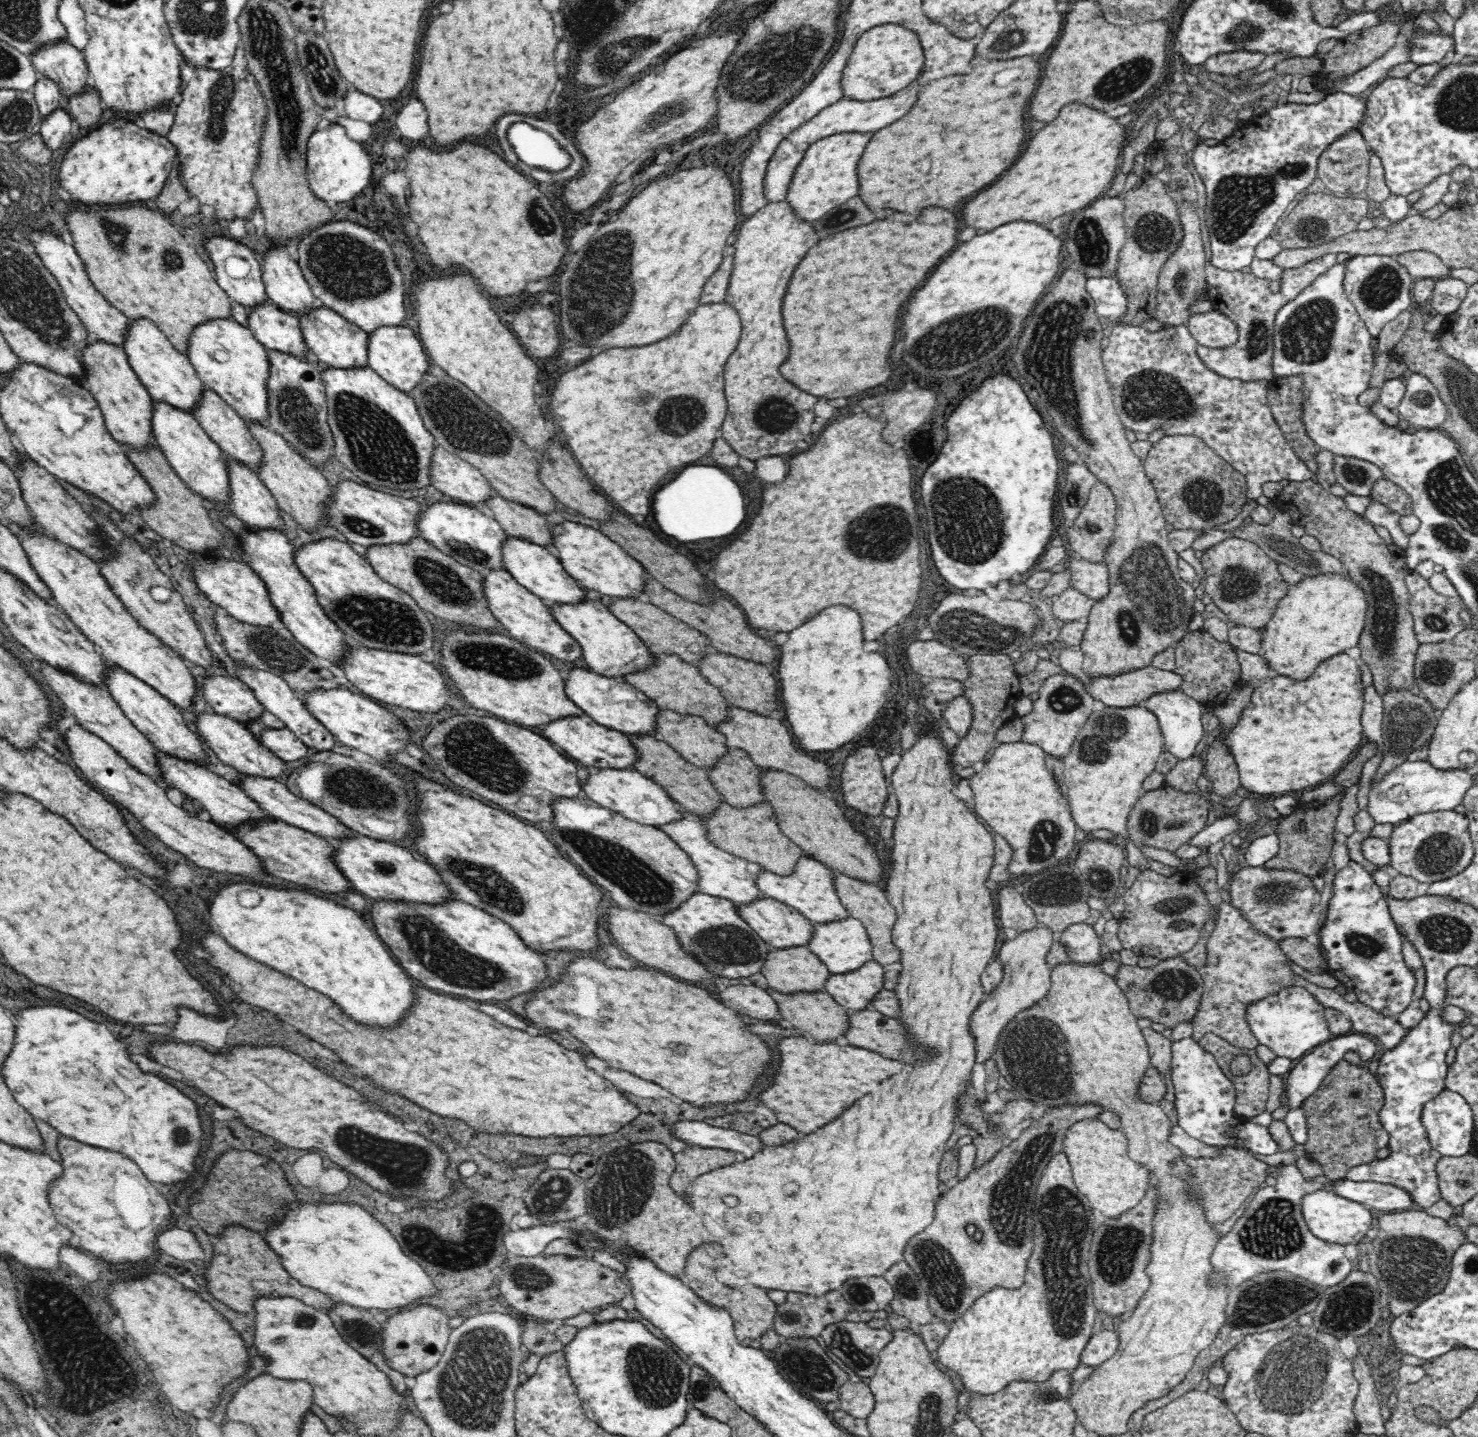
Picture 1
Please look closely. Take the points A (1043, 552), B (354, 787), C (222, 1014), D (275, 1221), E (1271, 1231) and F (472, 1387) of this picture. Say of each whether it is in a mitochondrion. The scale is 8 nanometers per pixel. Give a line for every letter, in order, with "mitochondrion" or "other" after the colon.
A: other
B: mitochondrion
C: other
D: other
E: mitochondrion
F: mitochondrion

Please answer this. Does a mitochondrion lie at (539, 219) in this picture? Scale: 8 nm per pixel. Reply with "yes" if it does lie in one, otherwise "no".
yes

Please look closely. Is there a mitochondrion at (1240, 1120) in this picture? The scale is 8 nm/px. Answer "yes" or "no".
no

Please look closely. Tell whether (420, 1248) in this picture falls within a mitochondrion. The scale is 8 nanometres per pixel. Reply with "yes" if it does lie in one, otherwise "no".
no

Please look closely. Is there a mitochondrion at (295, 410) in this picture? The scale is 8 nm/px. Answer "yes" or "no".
yes

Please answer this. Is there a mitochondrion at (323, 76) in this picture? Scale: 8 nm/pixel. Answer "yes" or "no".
yes

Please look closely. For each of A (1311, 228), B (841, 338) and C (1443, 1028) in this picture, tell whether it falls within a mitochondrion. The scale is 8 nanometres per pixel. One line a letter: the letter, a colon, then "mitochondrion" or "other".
A: mitochondrion
B: other
C: other

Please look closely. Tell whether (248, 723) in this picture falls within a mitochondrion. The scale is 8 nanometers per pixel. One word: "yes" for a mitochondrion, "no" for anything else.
no

